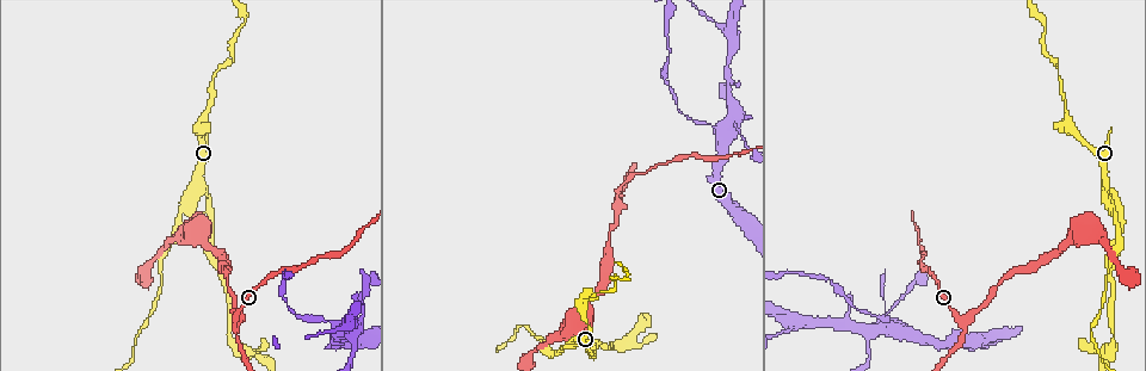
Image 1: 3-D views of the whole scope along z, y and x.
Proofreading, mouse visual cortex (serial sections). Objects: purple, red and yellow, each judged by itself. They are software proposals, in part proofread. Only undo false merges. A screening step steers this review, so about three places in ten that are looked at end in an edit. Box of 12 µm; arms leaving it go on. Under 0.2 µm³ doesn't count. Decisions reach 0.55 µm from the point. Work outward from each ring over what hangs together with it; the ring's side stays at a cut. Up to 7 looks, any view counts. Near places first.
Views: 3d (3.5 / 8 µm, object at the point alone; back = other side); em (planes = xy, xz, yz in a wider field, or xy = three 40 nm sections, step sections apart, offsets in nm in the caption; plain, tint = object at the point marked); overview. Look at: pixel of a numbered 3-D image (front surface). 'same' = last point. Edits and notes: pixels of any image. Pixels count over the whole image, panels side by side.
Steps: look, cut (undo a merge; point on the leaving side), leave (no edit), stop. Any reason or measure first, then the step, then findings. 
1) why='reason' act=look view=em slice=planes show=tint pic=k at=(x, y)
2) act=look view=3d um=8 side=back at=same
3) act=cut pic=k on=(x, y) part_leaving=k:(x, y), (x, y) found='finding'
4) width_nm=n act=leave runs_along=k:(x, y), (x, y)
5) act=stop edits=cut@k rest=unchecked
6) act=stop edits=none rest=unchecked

why='abrupt turn' act=look view=3d um=3.5 pic=1 at=(237, 320)

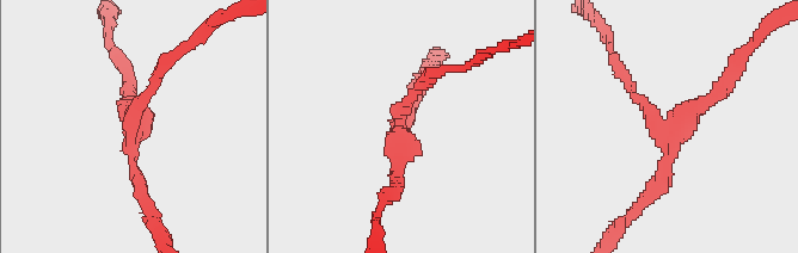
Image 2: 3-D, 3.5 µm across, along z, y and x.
why='need the tissue' act=look view=em slice=planes show=plain pic=2 at=(130, 126)

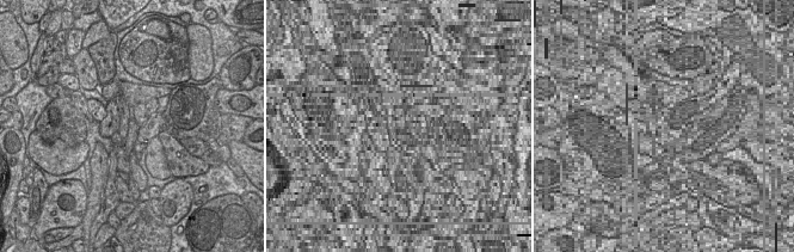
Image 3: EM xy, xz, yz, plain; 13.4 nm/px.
act=look view=em slice=planes show=tint at=same

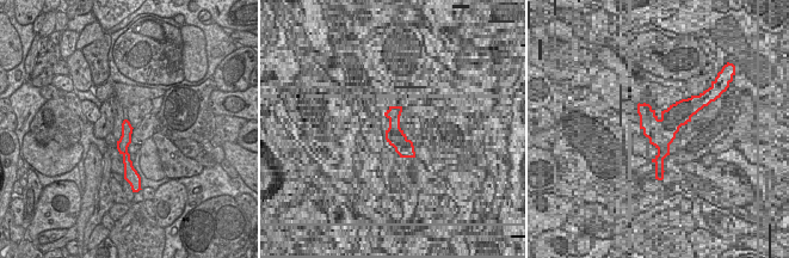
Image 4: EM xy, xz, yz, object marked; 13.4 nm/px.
act=cut pic=2 on=(705, 106) part_leaving=2:(668, 127), (717, 94), (747, 50) found='two cells meet here'

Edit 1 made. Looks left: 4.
why='four arms meet' act=look view=3d um=3.5 pic=1 at=(895, 325)

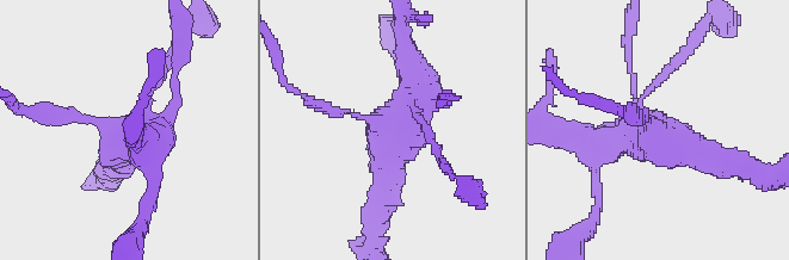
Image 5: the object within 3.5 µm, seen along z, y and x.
act=look view=em slice=xy step=2 show=tint pic=5 at=(106, 123)

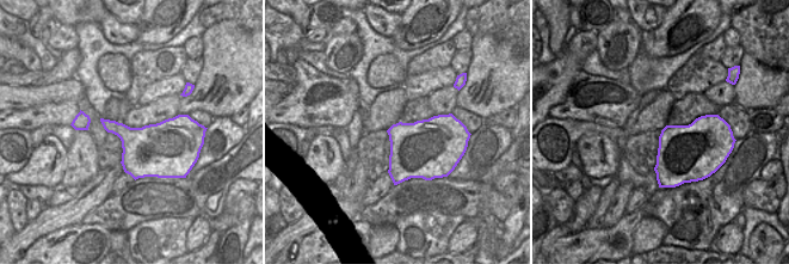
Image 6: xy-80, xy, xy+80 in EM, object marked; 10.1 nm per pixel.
why='another direction' act=look view=em slice=planes show=tint at=same

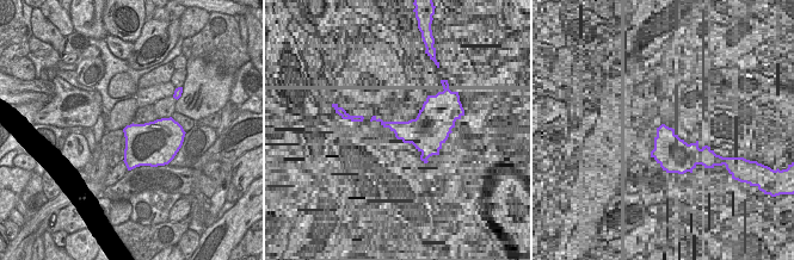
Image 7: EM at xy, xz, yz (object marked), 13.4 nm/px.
act=leave found='one cell here'

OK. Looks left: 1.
act=stop edits=cut@2 rest=unchecked

